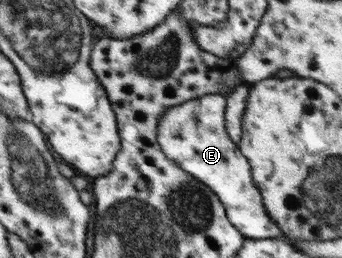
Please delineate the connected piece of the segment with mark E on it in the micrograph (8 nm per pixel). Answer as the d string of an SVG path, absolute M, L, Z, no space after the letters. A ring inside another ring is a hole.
M209 94L179 106L171 106L163 113L159 142L163 142L167 158L215 191L226 207L230 221L245 238L283 238L281 227L263 207L263 197L255 187L249 159L229 140L226 119L228 100L227 94Z

